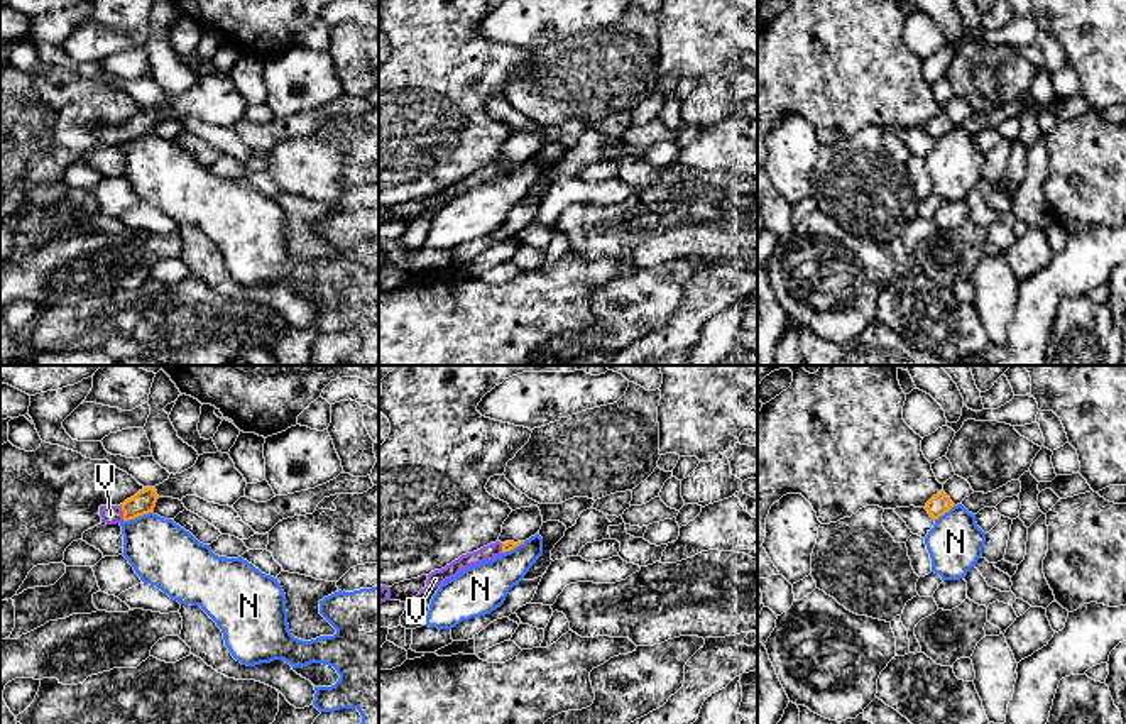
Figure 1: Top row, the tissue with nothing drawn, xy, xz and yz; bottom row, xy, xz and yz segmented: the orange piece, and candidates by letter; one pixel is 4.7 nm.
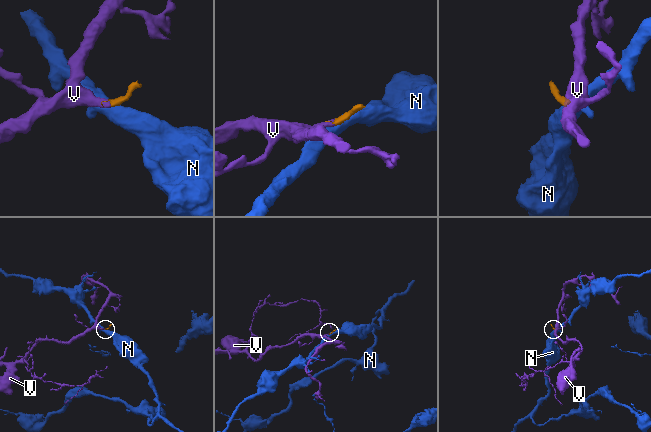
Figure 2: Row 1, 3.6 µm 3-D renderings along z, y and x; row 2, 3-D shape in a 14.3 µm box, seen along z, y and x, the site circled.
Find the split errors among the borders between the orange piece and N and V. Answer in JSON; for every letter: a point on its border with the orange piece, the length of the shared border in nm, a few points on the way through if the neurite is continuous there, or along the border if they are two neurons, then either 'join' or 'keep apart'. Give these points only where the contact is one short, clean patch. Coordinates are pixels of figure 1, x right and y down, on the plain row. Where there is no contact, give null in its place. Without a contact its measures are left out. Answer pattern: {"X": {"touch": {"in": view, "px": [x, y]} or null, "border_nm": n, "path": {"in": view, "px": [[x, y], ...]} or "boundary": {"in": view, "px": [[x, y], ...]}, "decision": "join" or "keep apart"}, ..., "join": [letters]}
{"N": {"touch": {"in": "xy", "px": [137, 137]}, "border_nm": 150, "boundary": {"in": "xy", "px": [[153, 132], [124, 142]]}, "decision": "keep apart"}, "V": {"touch": {"in": "xy", "px": [124, 134]}, "border_nm": 80, "path": {"in": "xy", "px": [[144, 122], [124, 134], [110, 136]]}, "decision": "join"}, "join": ["V"]}

